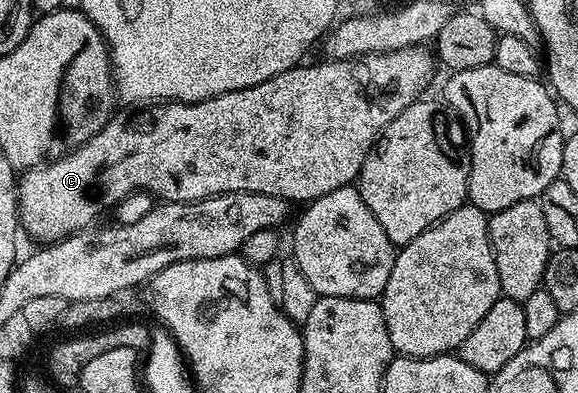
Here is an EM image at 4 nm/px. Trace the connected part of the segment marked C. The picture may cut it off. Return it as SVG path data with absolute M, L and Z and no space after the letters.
M427 49L369 53L346 61L321 59L315 65L303 64L259 85L212 99L146 103L131 108L131 113L115 112L108 124L84 144L47 160L45 165L25 170L17 178L21 228L25 236L27 233L35 237L38 243L62 241L93 226L105 205L114 205L142 188L166 203L203 201L221 193L259 193L283 197L288 203L309 203L320 195L328 195L328 191L354 185L364 159L388 123L419 100L429 87L436 57Z

